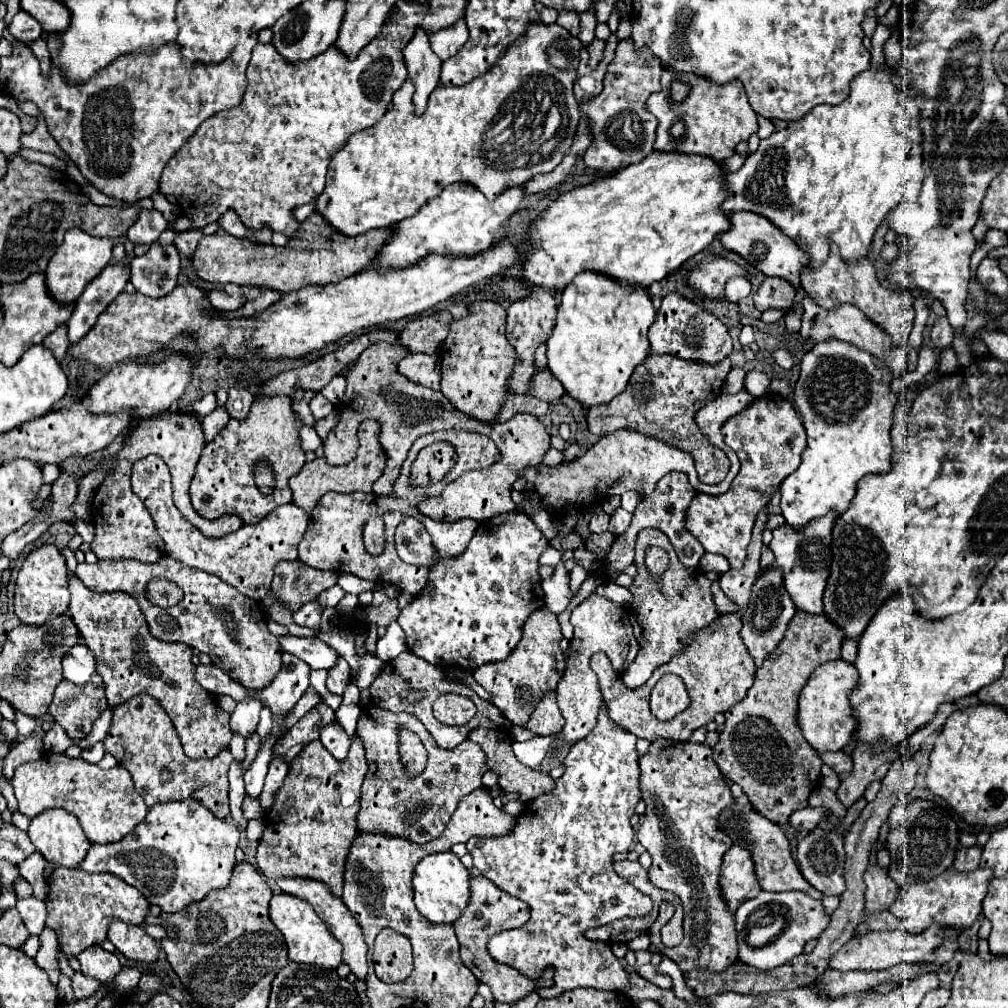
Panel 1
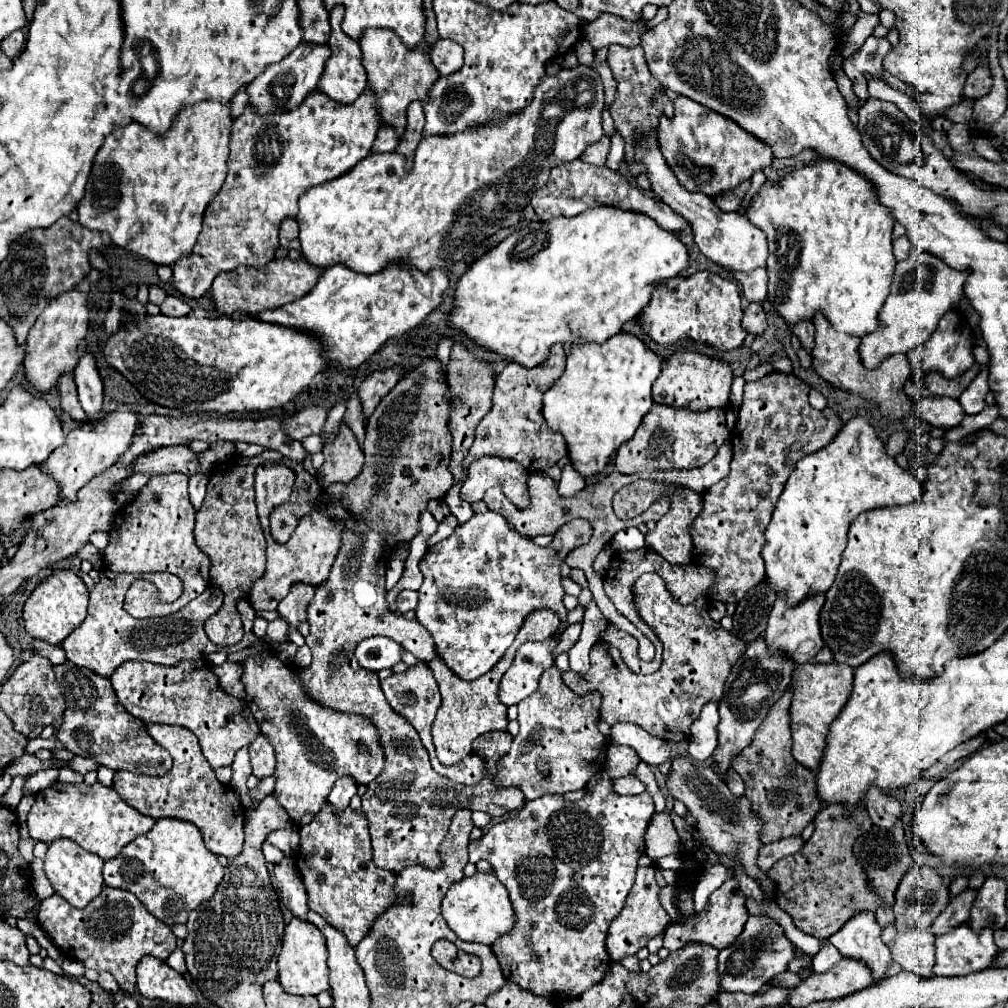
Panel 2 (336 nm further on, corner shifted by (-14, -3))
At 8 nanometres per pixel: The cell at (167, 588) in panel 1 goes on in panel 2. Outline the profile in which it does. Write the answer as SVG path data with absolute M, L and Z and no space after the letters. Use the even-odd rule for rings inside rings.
M171 472L163 476L151 476L139 490L135 500L119 510L121 518L109 530L109 546L103 552L105 566L113 572L171 572L187 580L185 594L175 602L175 612L197 598L209 584L211 560L199 550L193 538L195 508L187 492L187 476Z

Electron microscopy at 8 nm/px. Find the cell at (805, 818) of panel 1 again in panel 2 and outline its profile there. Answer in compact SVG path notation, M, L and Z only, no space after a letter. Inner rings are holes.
M789 836L789 838L775 840L771 844L765 844L763 850L759 850L759 868L769 870L777 860L799 852L803 848L803 844L805 844L805 840L801 836Z

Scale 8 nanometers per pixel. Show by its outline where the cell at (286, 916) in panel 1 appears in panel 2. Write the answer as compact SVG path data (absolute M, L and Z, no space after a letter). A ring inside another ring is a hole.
M293 918L285 926L283 948L279 954L279 982L289 994L297 996L317 996L329 990L329 970L327 970L327 946L323 934L307 920Z

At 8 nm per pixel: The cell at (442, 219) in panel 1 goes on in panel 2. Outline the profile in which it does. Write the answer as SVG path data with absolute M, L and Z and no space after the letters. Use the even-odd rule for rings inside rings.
M391 262L375 274L359 274L345 264L335 264L325 268L309 294L291 304L263 310L257 318L317 334L323 338L321 342L331 362L337 362L341 368L355 368L385 340L397 338L421 324L421 320L441 304L447 288L447 268L433 268L425 274L407 262Z

